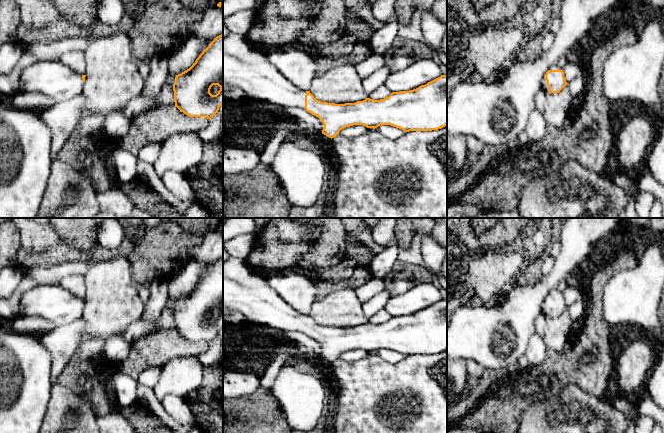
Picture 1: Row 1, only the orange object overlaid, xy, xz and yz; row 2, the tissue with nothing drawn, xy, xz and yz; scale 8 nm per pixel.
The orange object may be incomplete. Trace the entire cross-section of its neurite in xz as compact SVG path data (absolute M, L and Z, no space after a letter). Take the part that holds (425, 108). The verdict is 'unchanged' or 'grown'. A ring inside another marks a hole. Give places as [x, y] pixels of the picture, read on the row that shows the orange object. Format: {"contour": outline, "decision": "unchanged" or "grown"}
{"contour": "M230 33L223 39L223 81L230 87L242 89L250 100L305 109L321 120L324 125L322 134L331 139L339 135L342 129L353 125L374 129L380 125L391 125L405 132L432 131L447 125L447 75L441 75L410 91L392 92L380 100L366 98L355 103L327 103L315 99L310 91L293 85L268 62L265 54L253 48L246 36L239 34Z", "decision": "grown"}

